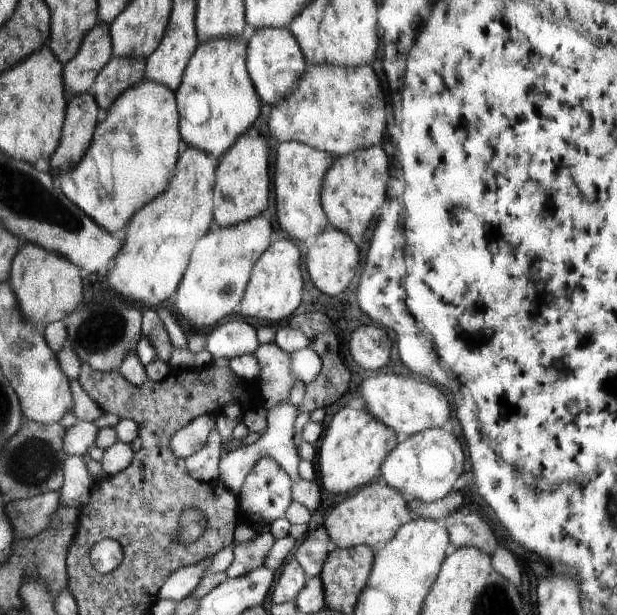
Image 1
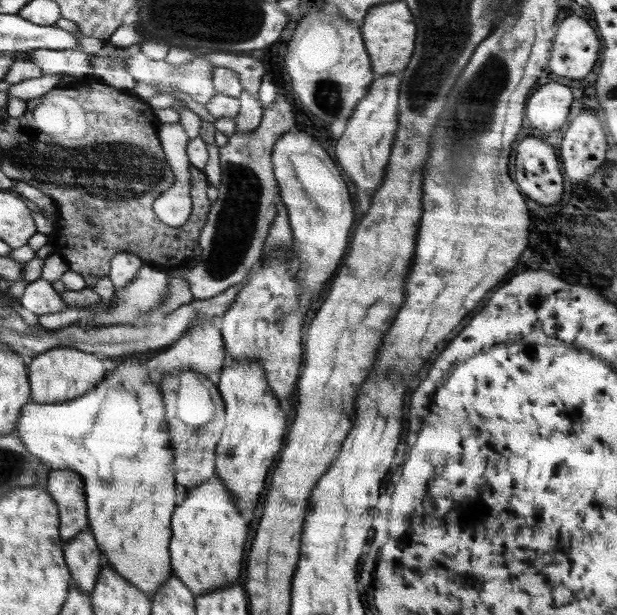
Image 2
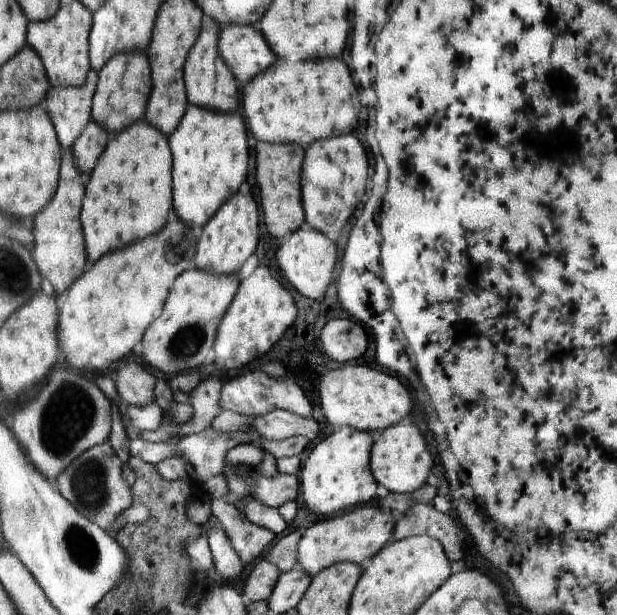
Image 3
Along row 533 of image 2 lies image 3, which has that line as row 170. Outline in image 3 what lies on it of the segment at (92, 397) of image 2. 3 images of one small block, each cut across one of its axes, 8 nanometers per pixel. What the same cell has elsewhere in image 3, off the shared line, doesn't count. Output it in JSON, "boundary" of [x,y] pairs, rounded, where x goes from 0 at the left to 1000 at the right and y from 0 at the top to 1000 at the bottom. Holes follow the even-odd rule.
{"boundary":[[[237,193],[217,198],[194,218],[183,218],[152,280],[144,286],[138,291],[139,315],[131,335],[130,361],[139,416],[151,429],[169,413],[183,410],[185,403],[191,407],[211,400],[220,390],[256,377],[269,364],[279,335],[272,224],[261,211],[240,202]]]}

